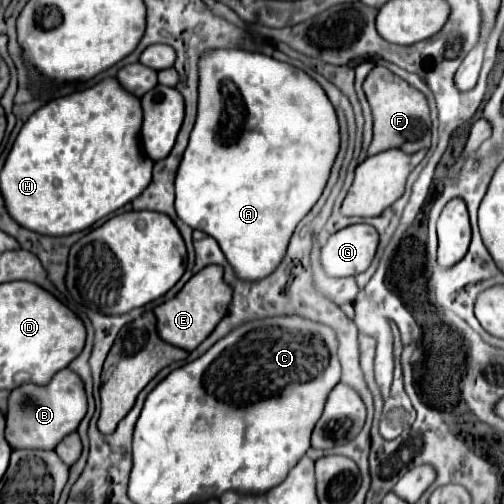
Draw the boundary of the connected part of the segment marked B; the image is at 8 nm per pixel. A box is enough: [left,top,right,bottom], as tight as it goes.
[5,369,87,449]

